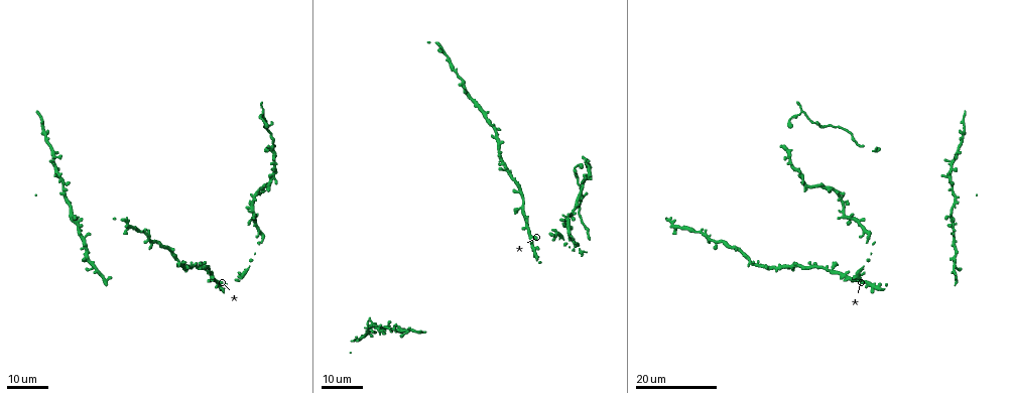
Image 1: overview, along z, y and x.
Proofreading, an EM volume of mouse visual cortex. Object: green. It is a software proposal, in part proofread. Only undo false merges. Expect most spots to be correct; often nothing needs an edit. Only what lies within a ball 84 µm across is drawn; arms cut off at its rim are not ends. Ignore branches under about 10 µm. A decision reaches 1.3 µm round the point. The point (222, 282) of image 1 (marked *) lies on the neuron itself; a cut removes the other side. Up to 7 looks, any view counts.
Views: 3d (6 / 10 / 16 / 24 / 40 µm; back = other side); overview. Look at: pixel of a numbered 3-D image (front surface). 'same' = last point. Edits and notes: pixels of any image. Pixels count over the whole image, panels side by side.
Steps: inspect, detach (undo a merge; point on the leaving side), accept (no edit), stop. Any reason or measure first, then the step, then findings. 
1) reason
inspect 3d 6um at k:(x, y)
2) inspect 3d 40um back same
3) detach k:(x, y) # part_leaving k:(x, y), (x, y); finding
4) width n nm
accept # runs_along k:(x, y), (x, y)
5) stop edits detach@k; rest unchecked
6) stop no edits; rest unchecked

three arms meet
inspect 3d 16um at 1:(529, 236)

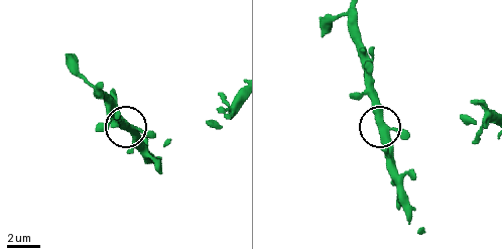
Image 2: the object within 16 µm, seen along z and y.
inspect 3d 10um at 2:(380, 129)

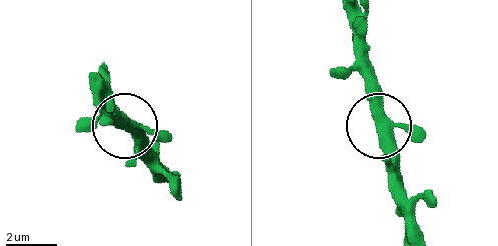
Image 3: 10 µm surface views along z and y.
accept # runs_along 3:(421, 129), (380, 121), (371, 67); one neuron here

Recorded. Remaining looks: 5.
four-way junction
inspect 3d 16um at 1:(777, 266)

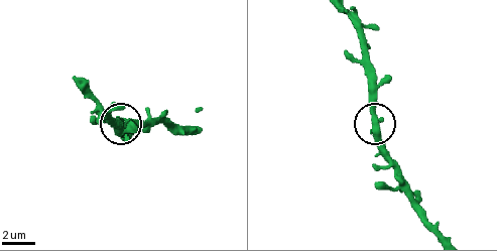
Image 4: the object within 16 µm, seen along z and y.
inspect 3d 10um same

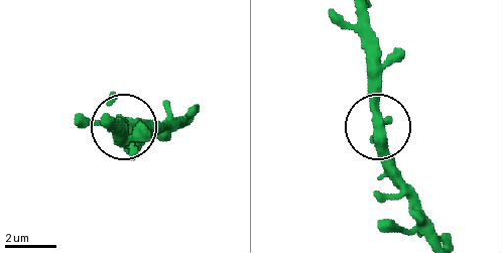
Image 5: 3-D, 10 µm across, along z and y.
arms 4
accept # all the same neuron

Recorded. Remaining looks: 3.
inspect 3d 16um at 1:(705, 236)

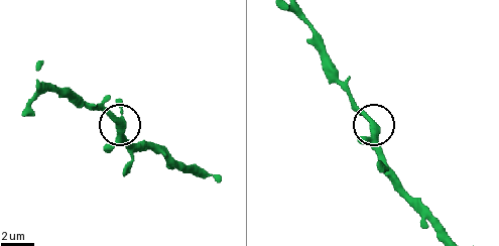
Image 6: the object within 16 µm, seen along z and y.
inspect 3d 6um at 6:(116, 122)

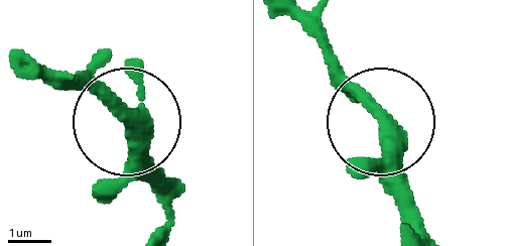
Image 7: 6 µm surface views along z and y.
arms 3
accept # continuous, no second neuron

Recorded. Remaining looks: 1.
stop no edits; rest unchecked

